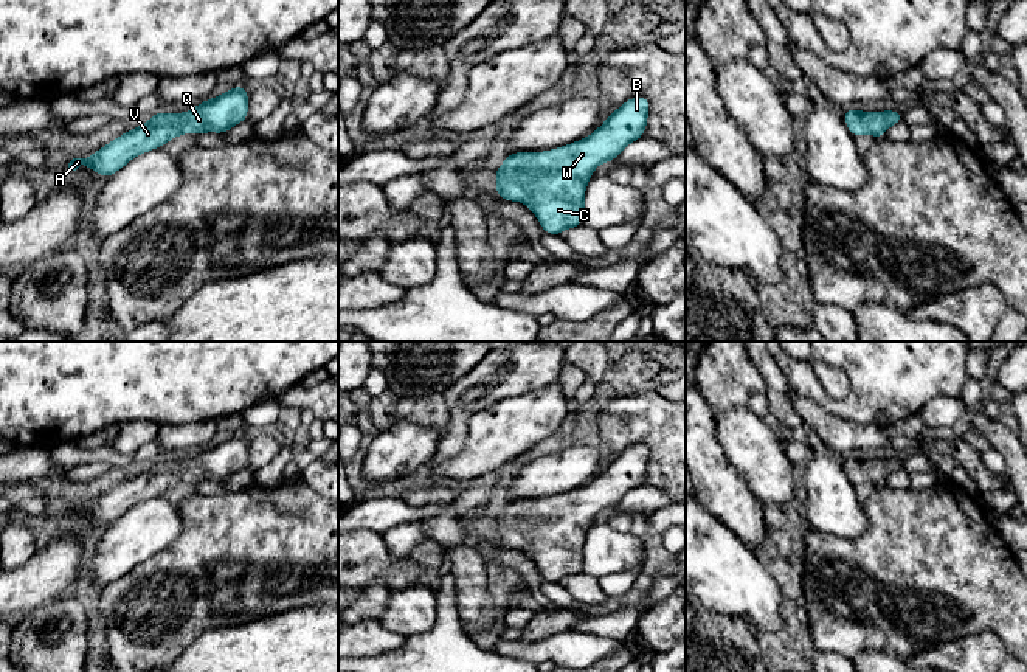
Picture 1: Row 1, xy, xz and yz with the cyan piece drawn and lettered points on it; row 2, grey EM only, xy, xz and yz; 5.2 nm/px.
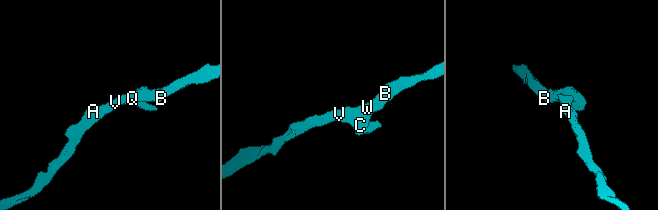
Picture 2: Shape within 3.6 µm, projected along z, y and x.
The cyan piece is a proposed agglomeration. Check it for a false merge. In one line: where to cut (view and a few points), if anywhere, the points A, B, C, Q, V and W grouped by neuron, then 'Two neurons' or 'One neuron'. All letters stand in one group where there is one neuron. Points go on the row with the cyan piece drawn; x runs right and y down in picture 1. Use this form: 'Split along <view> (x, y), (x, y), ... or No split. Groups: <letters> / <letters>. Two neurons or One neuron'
No split. Groups: A B C Q V W. One neuron

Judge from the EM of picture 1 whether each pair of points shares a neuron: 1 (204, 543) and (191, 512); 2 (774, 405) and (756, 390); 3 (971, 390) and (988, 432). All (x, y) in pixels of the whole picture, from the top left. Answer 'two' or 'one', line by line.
1: one
2: two
3: two

